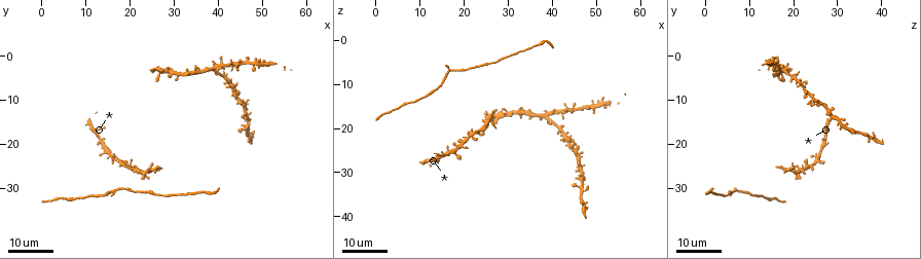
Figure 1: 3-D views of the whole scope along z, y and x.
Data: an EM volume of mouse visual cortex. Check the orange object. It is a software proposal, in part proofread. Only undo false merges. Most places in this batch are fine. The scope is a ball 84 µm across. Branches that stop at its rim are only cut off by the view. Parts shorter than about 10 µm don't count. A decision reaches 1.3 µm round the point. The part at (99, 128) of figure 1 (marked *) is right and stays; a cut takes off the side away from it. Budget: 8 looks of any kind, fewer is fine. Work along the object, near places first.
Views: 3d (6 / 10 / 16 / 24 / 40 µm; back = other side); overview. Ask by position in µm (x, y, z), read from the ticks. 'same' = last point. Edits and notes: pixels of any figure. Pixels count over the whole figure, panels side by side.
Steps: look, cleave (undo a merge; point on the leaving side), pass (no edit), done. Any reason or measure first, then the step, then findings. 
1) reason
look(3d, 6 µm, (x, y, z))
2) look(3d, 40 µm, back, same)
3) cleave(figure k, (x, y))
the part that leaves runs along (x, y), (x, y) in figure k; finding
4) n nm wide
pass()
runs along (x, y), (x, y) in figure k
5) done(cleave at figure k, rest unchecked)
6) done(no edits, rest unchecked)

narrows sharply
look(3d, 24 µm, (19.0, 30.5, 7.0))

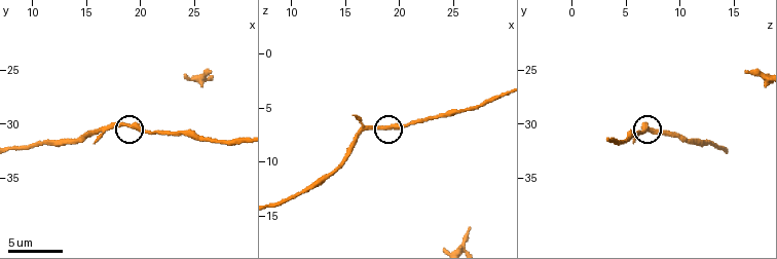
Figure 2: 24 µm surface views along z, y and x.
look(3d, 10 µm, (19.0, 30.4, 7.0))

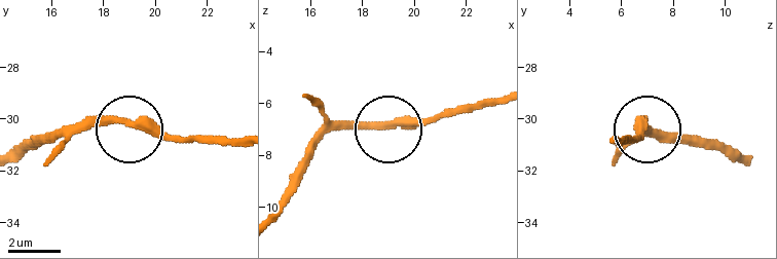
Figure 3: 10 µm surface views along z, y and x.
look(3d, 6 µm, (19.0, 30.1, 6.9))

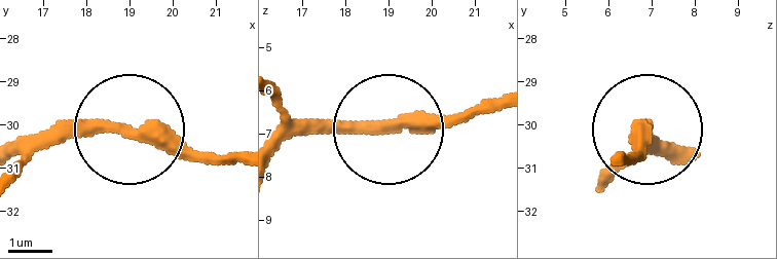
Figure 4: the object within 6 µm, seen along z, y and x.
pass()
one neuron here

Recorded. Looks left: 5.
look(3d, 10 µm, (24.2, 30.8, 5.6))

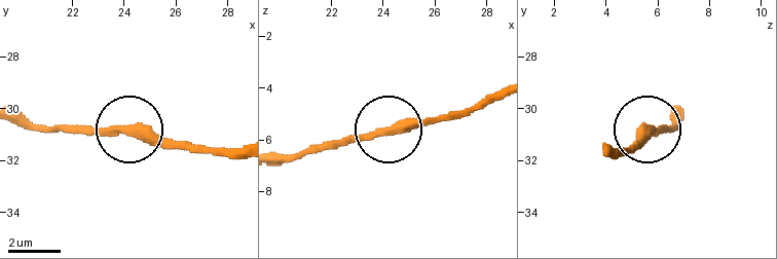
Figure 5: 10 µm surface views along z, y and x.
look(3d, 10 µm, back, (24.1, 30.9, 5.6))

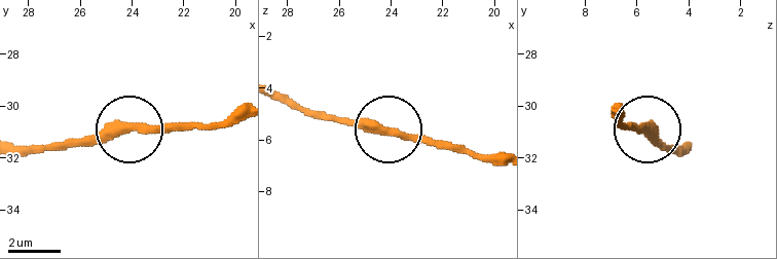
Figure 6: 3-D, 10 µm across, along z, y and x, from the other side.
side arm 19 µm
pass()
one neuron here

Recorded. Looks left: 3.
thick turns thin
look(3d, 16 µm, (29.5, 31.5, 3.5))

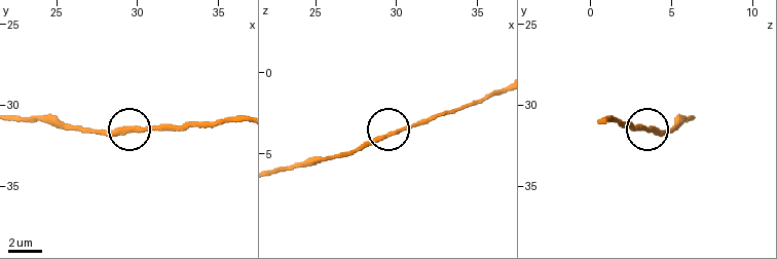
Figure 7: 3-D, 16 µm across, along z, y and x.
zoom in
look(3d, 6 µm, (29.6, 31.4, 3.7))

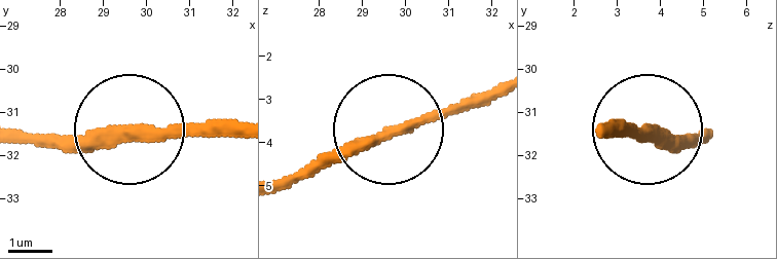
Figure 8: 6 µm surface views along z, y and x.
280 nm wide
pass()
all the same neuron

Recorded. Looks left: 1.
thick turns thin
look(3d, 16 µm, (11.6, 31.4, 12.2))

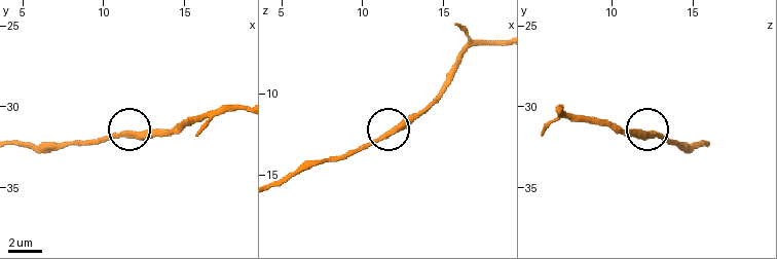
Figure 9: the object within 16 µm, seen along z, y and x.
pass()
one neuron here

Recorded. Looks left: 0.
done(no edits, rest unchecked)

